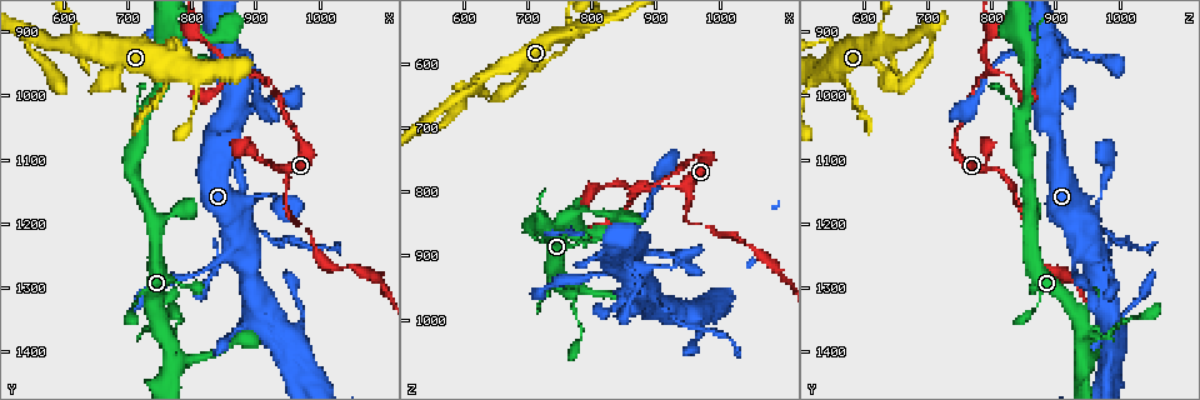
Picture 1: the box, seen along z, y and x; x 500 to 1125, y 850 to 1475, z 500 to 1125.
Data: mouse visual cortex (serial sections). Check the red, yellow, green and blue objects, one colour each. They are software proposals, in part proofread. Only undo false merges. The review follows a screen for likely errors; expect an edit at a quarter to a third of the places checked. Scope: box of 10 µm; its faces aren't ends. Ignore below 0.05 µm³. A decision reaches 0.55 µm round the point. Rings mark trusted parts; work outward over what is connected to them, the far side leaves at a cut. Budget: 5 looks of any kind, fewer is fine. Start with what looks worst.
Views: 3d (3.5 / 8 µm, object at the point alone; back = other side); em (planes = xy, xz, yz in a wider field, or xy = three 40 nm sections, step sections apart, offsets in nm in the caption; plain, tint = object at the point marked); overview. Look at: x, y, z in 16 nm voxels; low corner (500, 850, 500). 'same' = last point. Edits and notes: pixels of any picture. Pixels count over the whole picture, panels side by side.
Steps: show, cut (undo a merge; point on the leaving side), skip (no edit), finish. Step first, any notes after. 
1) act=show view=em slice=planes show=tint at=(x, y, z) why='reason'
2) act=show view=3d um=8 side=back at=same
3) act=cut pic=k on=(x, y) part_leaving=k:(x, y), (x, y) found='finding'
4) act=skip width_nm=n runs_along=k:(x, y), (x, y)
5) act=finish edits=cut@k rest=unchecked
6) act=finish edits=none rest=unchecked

act=show view=3d um=3.5 at=(880, 960, 800) why='branch point'

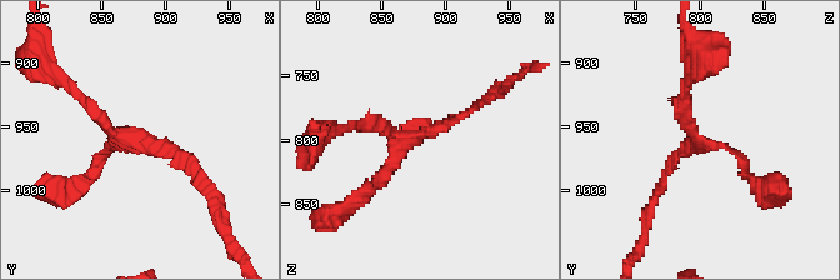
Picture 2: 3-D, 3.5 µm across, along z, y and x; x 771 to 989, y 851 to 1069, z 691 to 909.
act=show view=em slice=xy step=1 show=tint at=(876, 960, 798) arms=3 arm_widths_nm=100,150,200

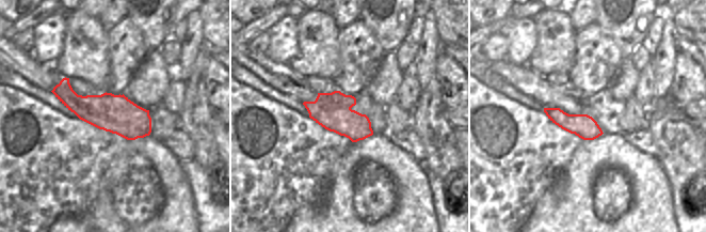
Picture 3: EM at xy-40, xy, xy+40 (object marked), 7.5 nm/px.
act=show view=em slice=planes show=tint at=same why='another direction'

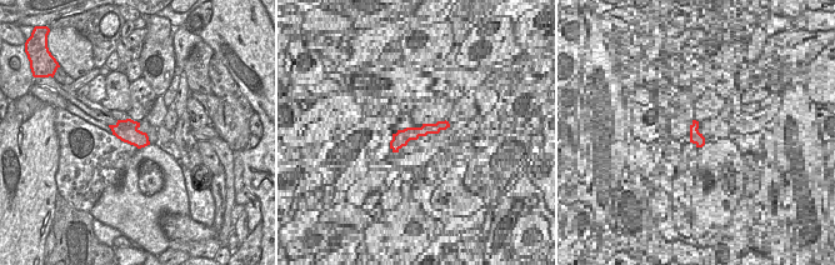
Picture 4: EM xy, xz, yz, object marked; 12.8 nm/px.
act=skip found='continuous, no second cell'

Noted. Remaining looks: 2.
act=show view=3d um=3.5 at=(760, 965, 555) why='three-way junction'

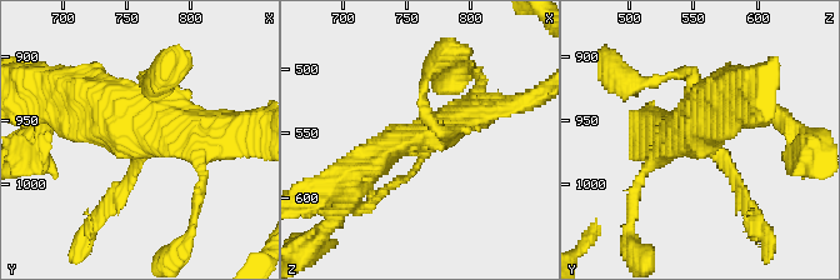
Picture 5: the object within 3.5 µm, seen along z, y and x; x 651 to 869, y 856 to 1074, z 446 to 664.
act=show view=em slice=xy step=2 show=tint at=(760, 968, 558)

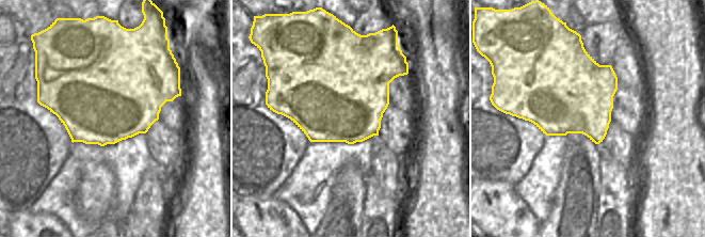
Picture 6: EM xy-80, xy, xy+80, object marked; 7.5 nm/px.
act=skip width_nm=800 runs_along=5:(78, 109), (143, 144), (108, 205) found='one cell here'

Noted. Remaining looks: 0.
act=finish edits=none rest=unchecked

